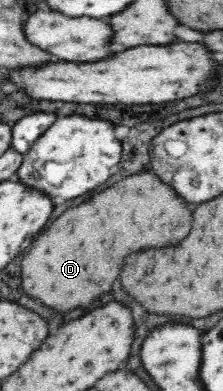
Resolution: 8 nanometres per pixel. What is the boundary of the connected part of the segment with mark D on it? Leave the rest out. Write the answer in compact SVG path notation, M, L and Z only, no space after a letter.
M156 174L128 176L90 200L68 208L40 234L22 260L24 290L60 312L92 302L118 280L122 258L142 248L178 244L192 228L192 210Z

